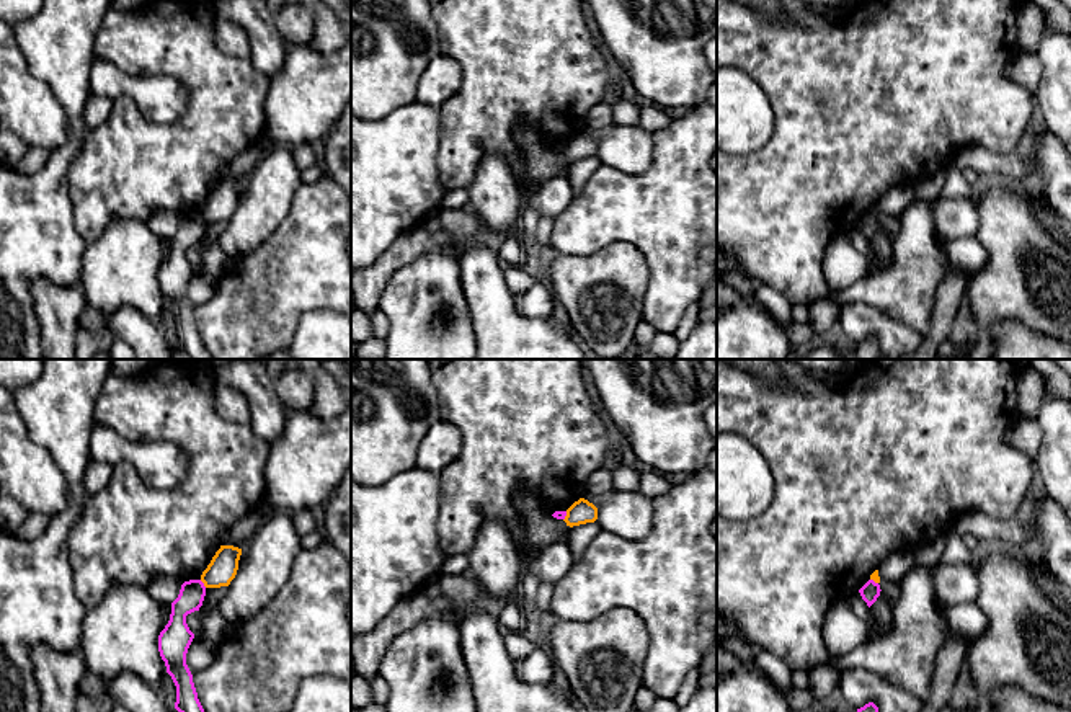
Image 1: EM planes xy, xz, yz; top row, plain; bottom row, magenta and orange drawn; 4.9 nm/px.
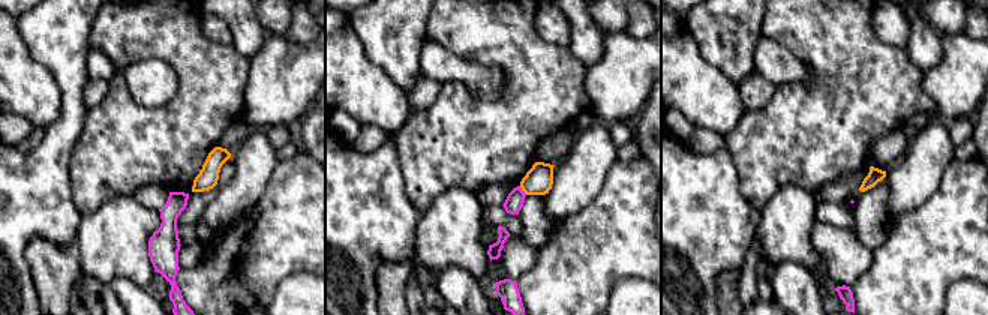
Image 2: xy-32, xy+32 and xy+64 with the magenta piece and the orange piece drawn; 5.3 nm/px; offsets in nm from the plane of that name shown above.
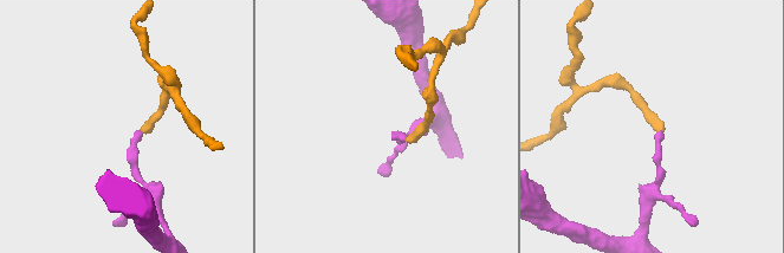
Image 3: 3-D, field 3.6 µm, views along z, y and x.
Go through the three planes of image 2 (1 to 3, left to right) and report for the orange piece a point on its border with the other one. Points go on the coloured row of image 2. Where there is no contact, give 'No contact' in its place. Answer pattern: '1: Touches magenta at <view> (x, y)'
1: No contact
2: Touches magenta at xy+32 (522, 191)
3: No contact

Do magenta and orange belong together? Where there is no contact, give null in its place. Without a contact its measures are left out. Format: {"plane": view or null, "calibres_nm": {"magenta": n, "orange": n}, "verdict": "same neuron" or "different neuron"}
{"plane": "xy", "calibres_nm": {"magenta": 130, "orange": 140}, "verdict": "different neuron"}

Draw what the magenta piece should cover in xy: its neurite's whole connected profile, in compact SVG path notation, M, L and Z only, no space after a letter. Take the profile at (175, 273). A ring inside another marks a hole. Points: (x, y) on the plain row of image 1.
M201 214L184 216L178 232L171 237L170 255L158 269L160 291L176 320L175 343L194 359L212 359L198 333L193 309L186 299L186 287L194 273L186 250L199 245L204 230L206 220Z

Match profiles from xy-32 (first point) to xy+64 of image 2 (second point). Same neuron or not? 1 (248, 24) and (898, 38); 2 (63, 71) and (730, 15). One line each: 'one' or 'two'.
1: two
2: one

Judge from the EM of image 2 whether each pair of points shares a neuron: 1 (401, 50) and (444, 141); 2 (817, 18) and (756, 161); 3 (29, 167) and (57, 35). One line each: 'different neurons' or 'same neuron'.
1: different neurons
2: same neuron
3: same neuron

